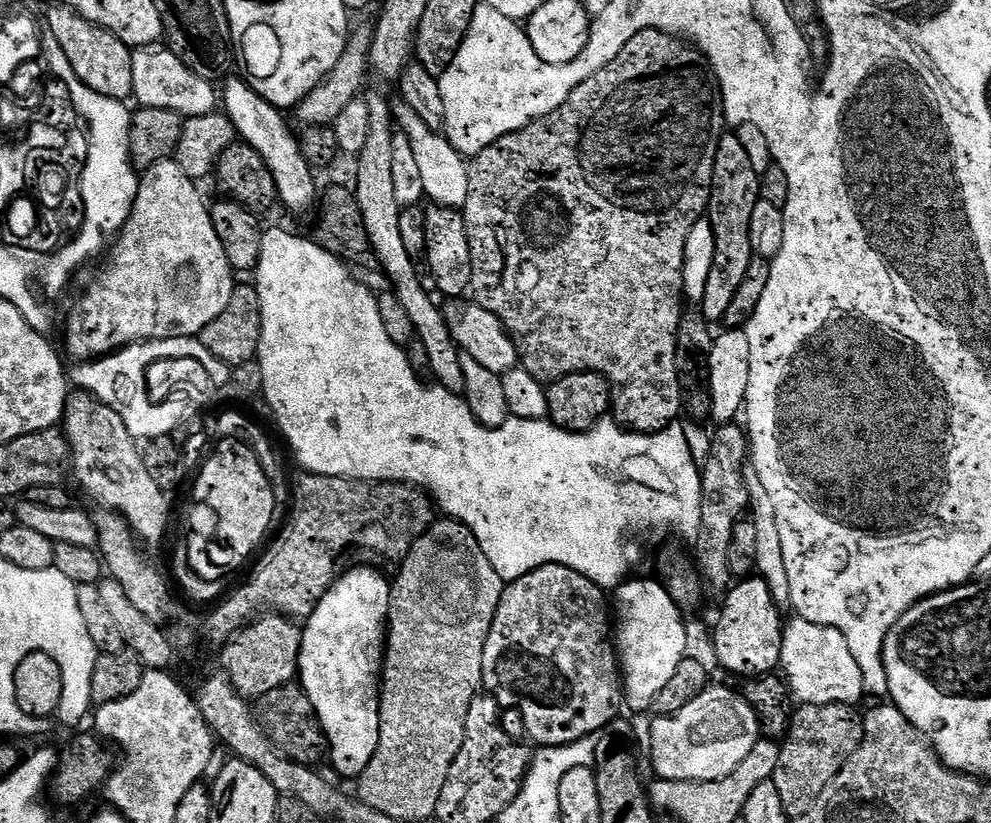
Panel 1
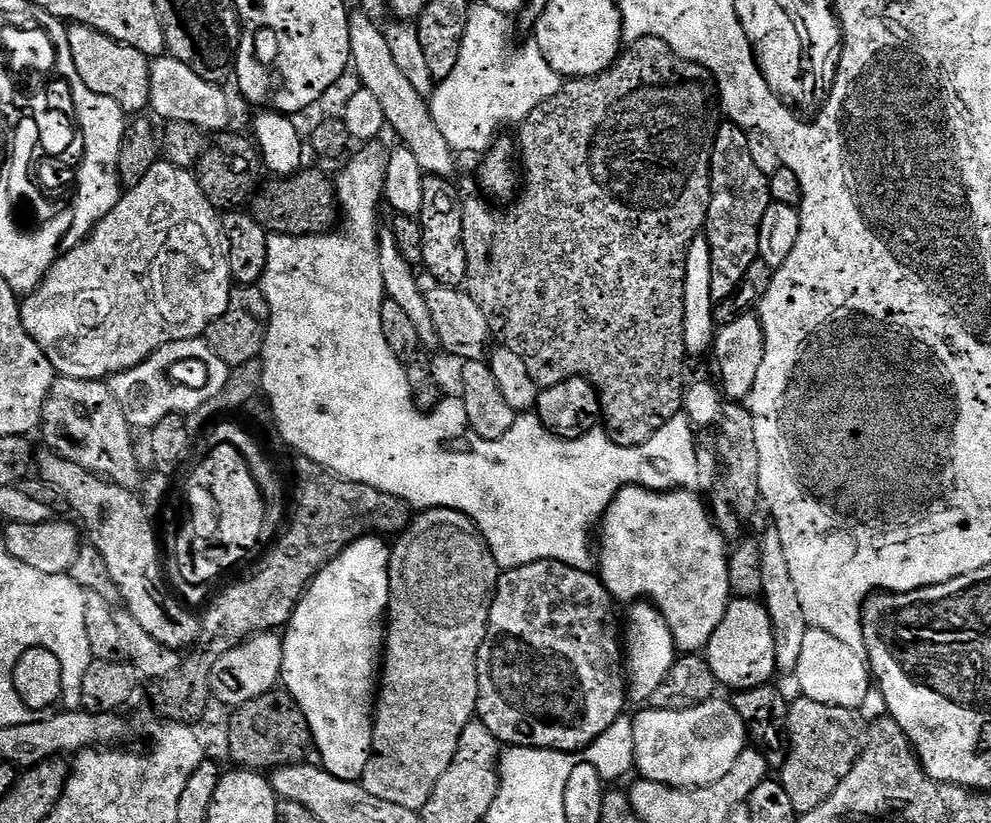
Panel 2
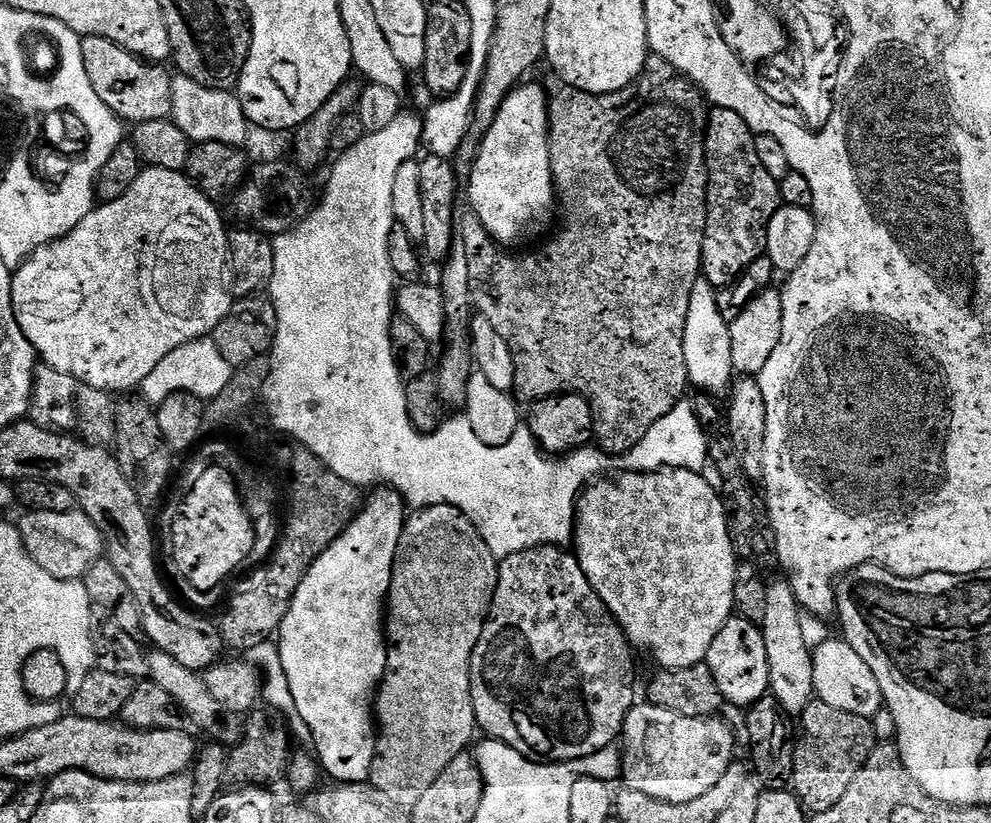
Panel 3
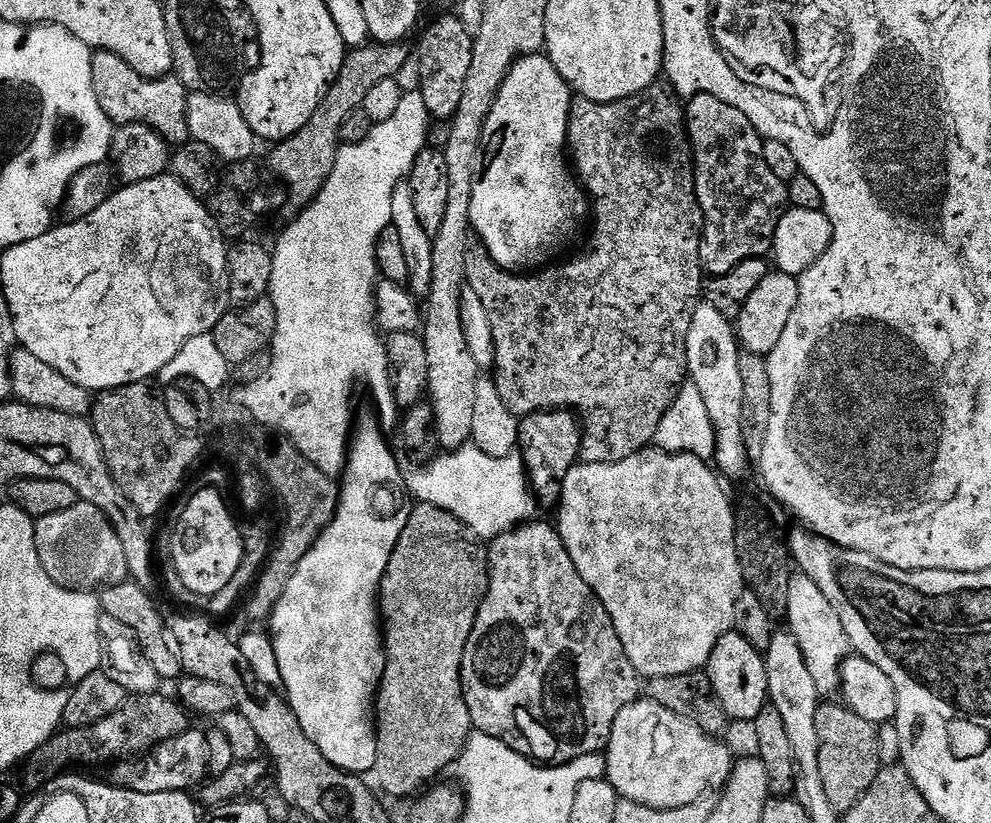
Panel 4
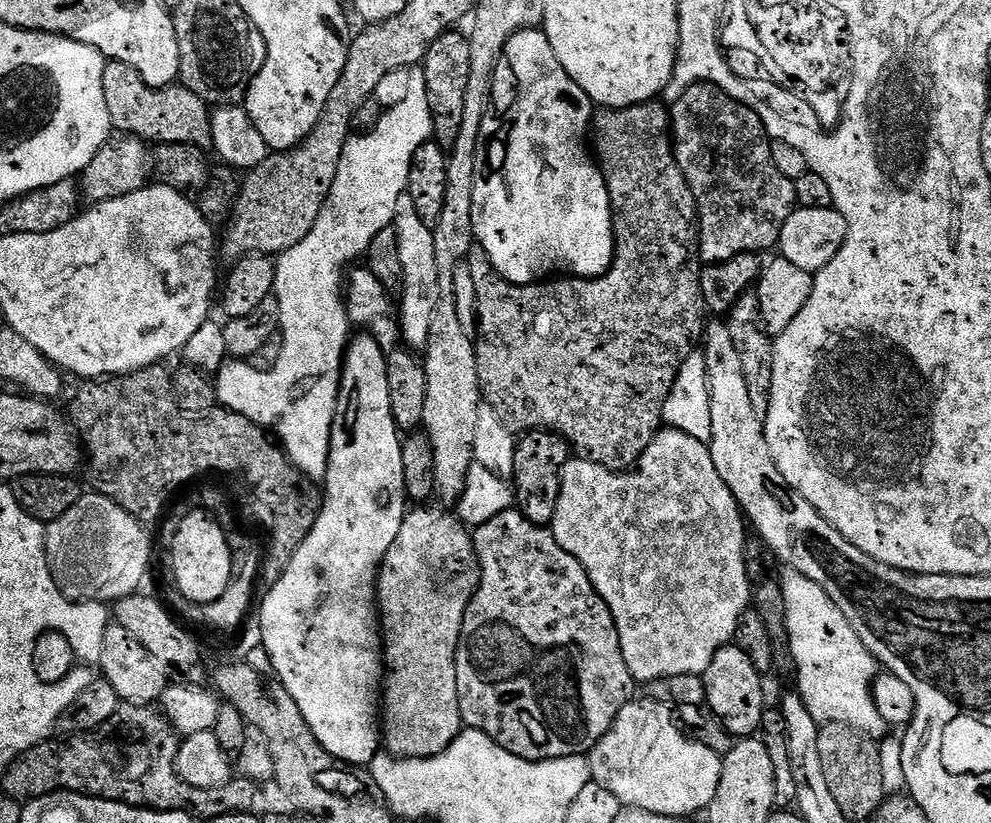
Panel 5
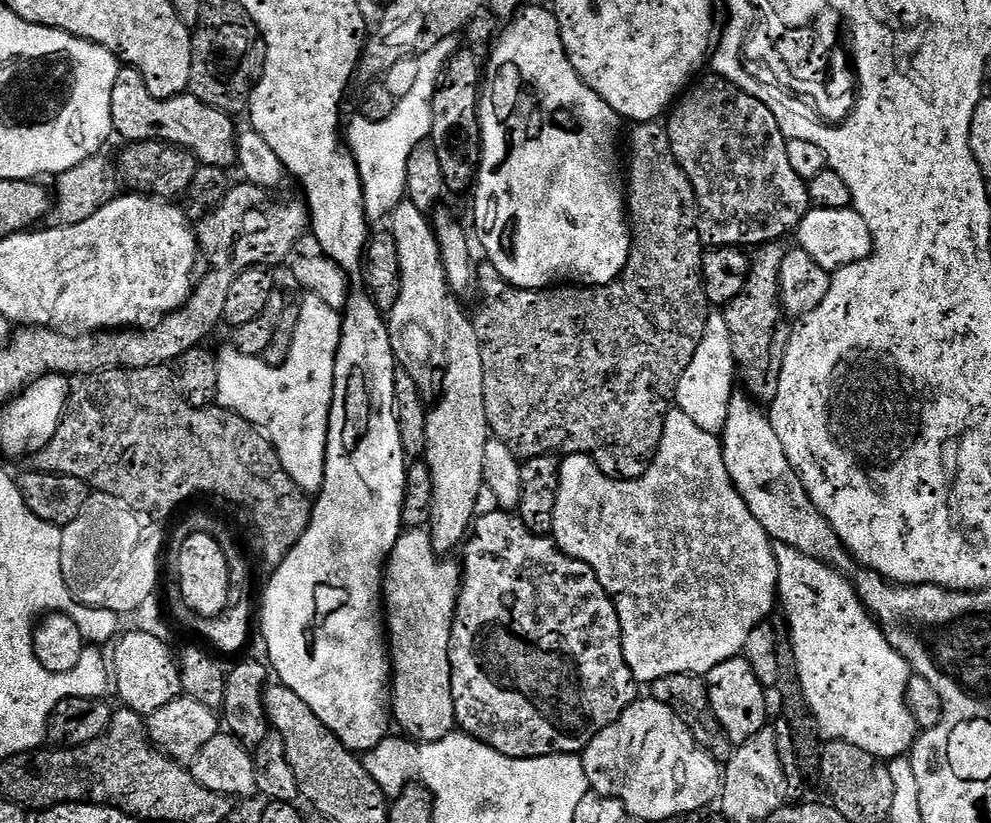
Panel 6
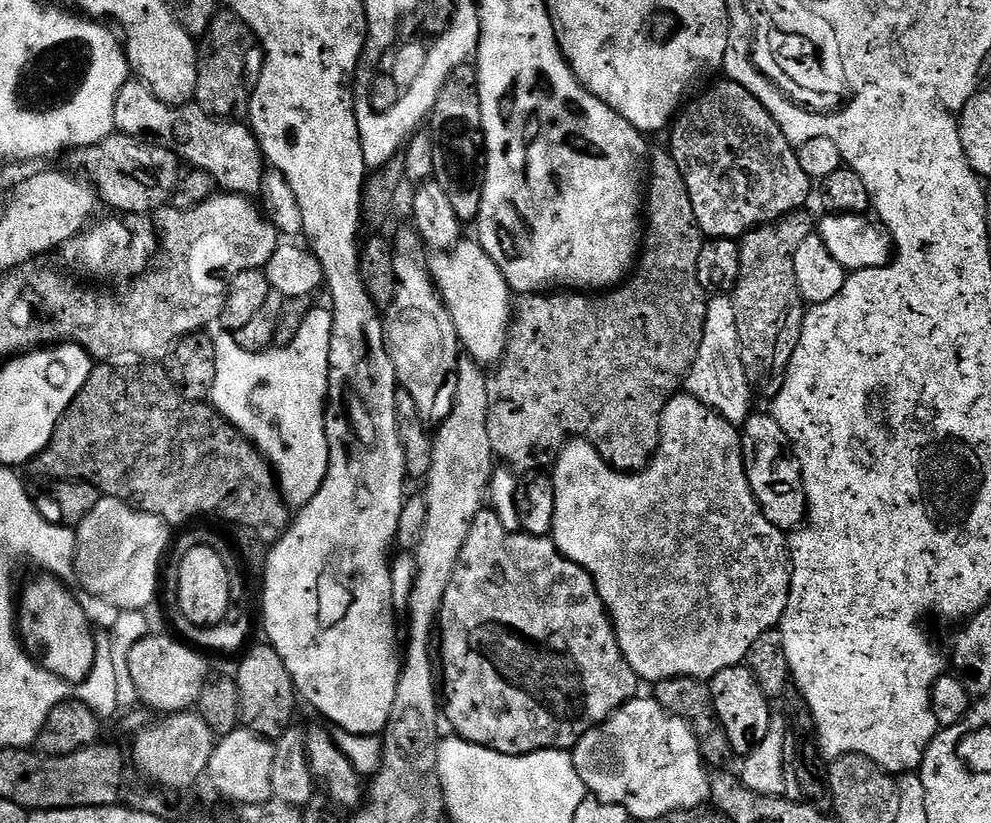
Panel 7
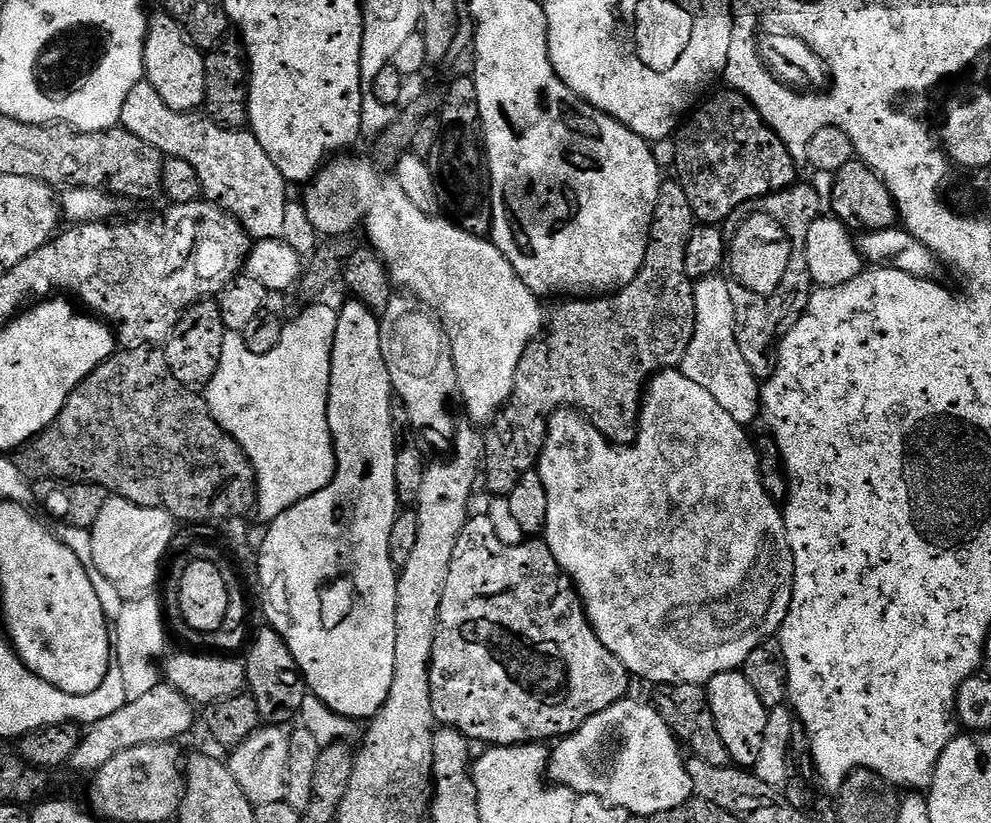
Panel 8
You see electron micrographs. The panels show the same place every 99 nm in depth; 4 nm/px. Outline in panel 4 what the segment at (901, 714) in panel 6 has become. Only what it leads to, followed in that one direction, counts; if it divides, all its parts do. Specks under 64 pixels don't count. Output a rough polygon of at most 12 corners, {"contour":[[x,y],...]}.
{"contour":[[794,574],[785,619],[821,697],[850,650],[833,604]]}

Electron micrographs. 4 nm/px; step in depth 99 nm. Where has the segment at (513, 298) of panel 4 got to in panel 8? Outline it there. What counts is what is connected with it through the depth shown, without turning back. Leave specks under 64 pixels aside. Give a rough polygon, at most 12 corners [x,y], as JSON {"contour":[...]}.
{"contour":[[679,179],[660,185],[642,270],[572,298],[525,350],[484,438],[508,497],[571,408],[607,440],[640,429],[648,381],[696,329]]}

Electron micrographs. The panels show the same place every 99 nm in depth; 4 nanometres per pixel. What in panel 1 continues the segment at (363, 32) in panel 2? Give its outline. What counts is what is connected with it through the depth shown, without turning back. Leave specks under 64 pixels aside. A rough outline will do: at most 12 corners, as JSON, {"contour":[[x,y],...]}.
{"contour":[[408,104],[394,120],[410,138],[433,205],[463,209],[468,166]]}

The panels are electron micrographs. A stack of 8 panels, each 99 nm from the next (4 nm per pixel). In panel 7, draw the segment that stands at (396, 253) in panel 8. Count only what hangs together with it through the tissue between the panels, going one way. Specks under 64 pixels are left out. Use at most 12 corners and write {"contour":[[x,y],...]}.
{"contour":[[461,239],[427,261],[460,347],[504,355],[514,293],[494,258]]}

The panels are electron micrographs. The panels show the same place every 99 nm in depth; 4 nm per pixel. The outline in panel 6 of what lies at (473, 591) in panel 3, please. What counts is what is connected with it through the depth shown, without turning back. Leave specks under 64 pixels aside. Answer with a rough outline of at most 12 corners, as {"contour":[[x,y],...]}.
{"contour":[[409,528],[384,566],[390,716],[457,731],[450,630],[462,568]]}

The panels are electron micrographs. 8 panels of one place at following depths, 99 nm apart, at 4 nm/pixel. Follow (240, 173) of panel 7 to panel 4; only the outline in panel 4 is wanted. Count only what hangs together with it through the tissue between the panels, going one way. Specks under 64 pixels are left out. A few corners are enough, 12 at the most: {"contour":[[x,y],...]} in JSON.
{"contour":[[118,54],[92,57],[94,94],[113,125],[145,124],[189,143],[189,91],[147,80]]}

